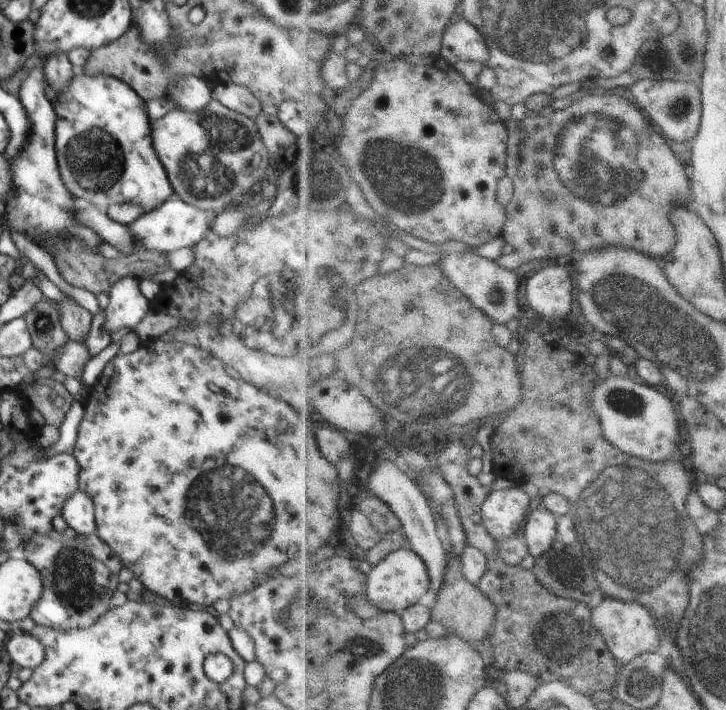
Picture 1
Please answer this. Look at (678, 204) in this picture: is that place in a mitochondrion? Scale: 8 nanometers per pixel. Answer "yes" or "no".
no

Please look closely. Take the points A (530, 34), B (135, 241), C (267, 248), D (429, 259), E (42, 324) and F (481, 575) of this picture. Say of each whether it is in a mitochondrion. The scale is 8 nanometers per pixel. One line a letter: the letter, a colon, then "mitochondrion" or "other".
A: mitochondrion
B: other
C: other
D: other
E: mitochondrion
F: other

